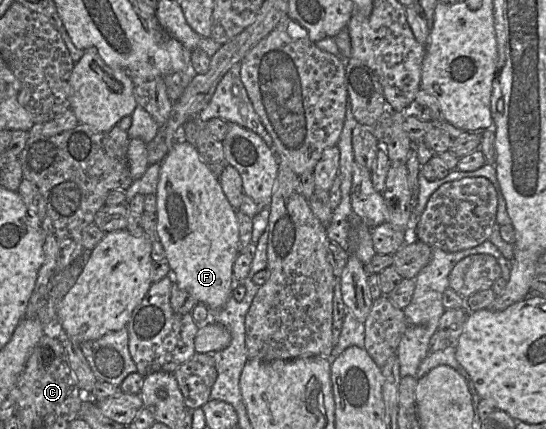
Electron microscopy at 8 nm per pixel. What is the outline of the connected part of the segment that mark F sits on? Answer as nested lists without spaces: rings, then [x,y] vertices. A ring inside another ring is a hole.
[[[186,140],[173,143],[160,163],[160,175],[156,191],[157,236],[161,242],[170,266],[171,281],[190,293],[198,302],[211,309],[224,307],[232,296],[233,266],[239,254],[239,230],[236,210],[223,193],[219,179],[208,168],[195,145]]]

